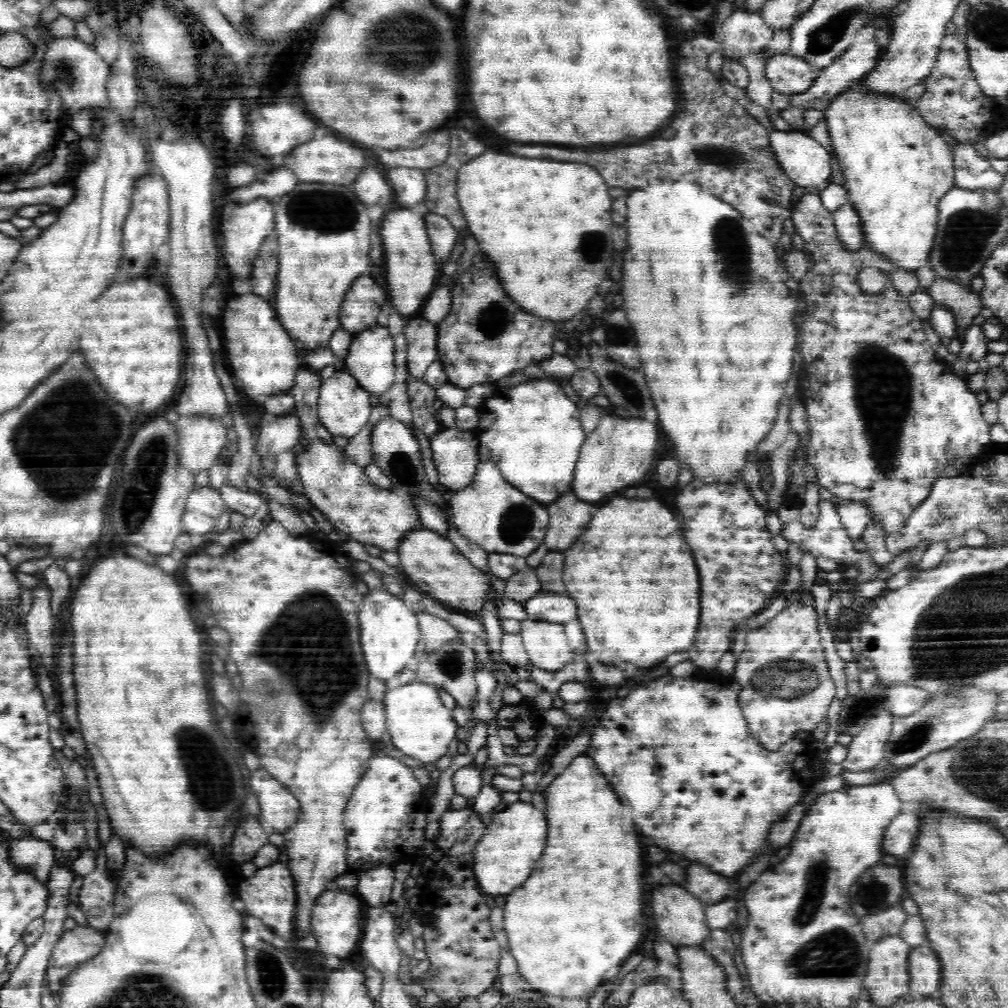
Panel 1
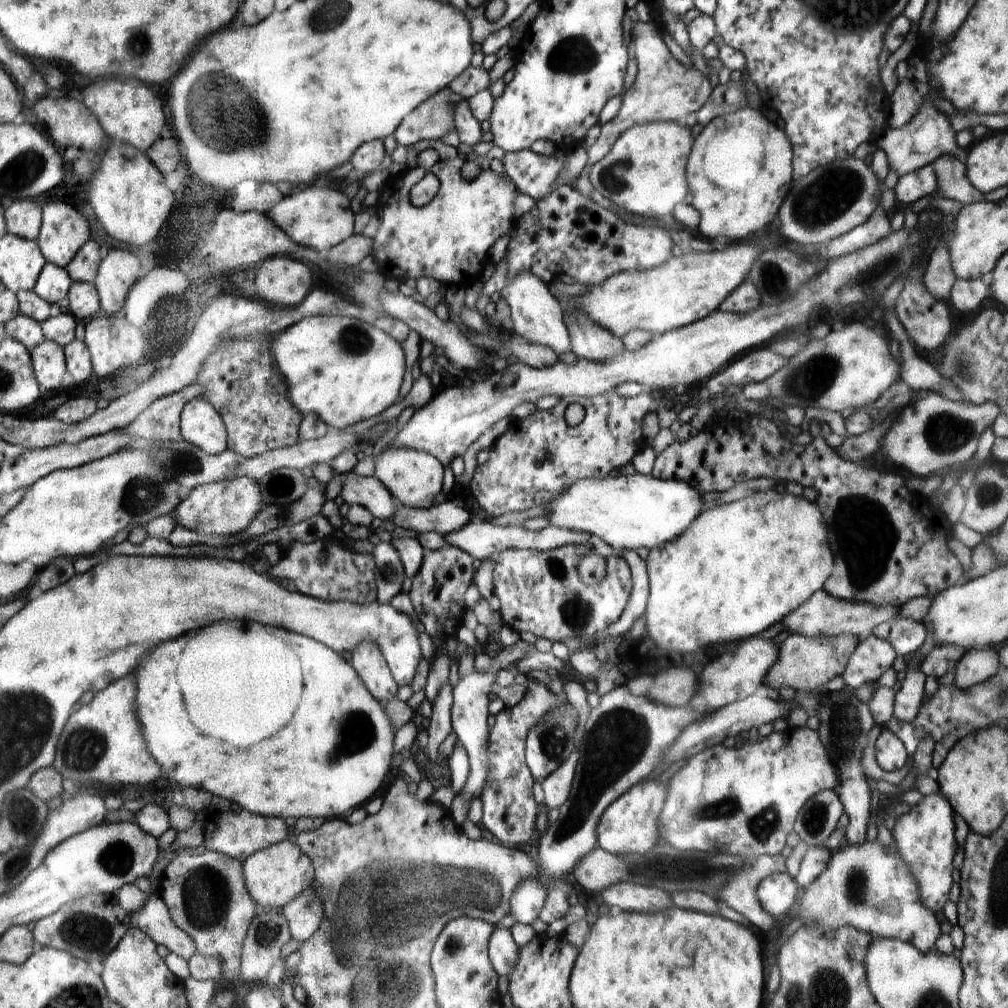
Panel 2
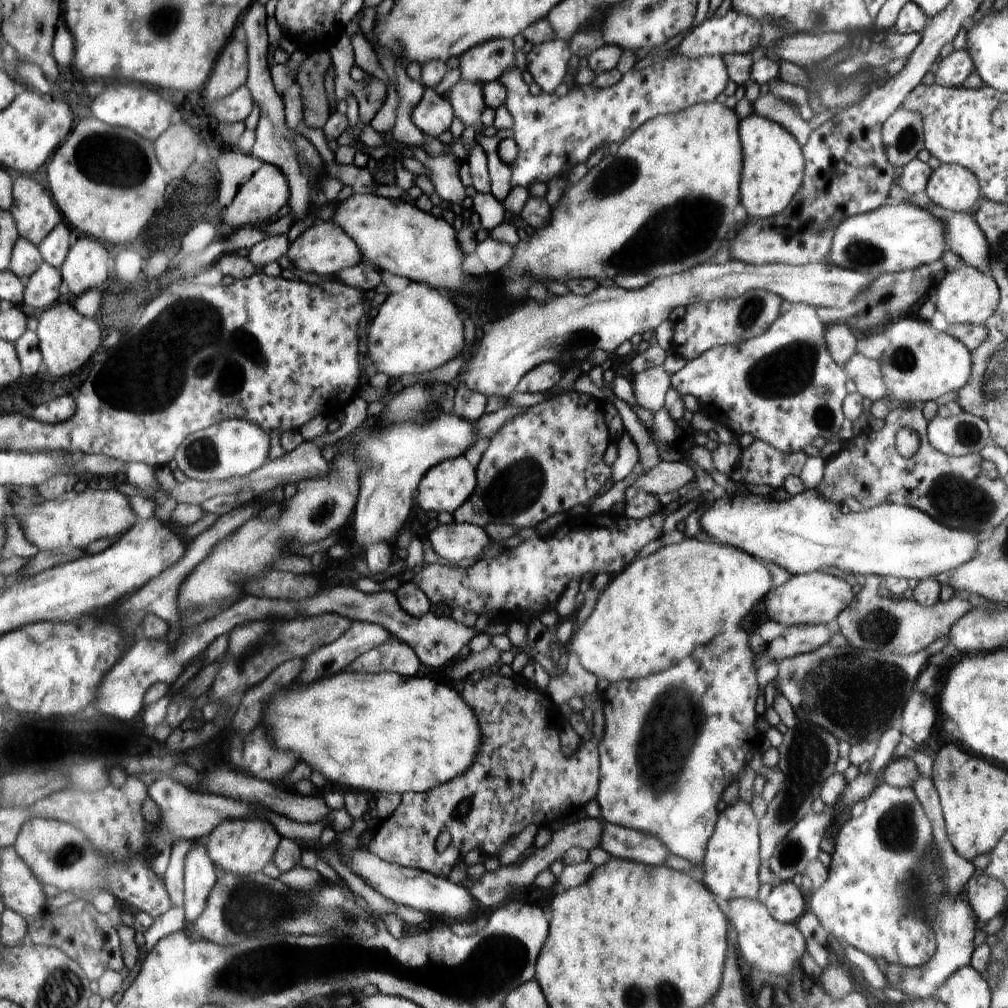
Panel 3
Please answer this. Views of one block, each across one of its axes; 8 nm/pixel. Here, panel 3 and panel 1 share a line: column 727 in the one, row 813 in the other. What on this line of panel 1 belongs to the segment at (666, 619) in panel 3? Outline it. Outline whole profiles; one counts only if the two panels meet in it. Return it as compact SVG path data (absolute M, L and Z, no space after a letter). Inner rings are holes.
M584 752L576 756L570 766L548 786L548 798L546 798L546 802L548 802L548 810L546 810L548 844L546 844L546 850L544 850L542 858L538 860L536 872L532 872L532 876L528 878L528 884L524 884L524 888L517 888L506 896L503 915L504 931L508 937L508 950L517 961L518 974L530 983L530 990L534 990L536 995L574 999L591 994L607 975L614 972L634 954L634 948L639 948L638 942L642 938L642 927L640 927L642 926L640 924L642 921L642 890L644 890L642 846L638 844L636 832L630 832L630 830L636 830L634 822L628 818L628 812L632 812L632 808L614 794L614 790L610 788L608 780L602 774L600 768L596 767L592 756L588 752Z

